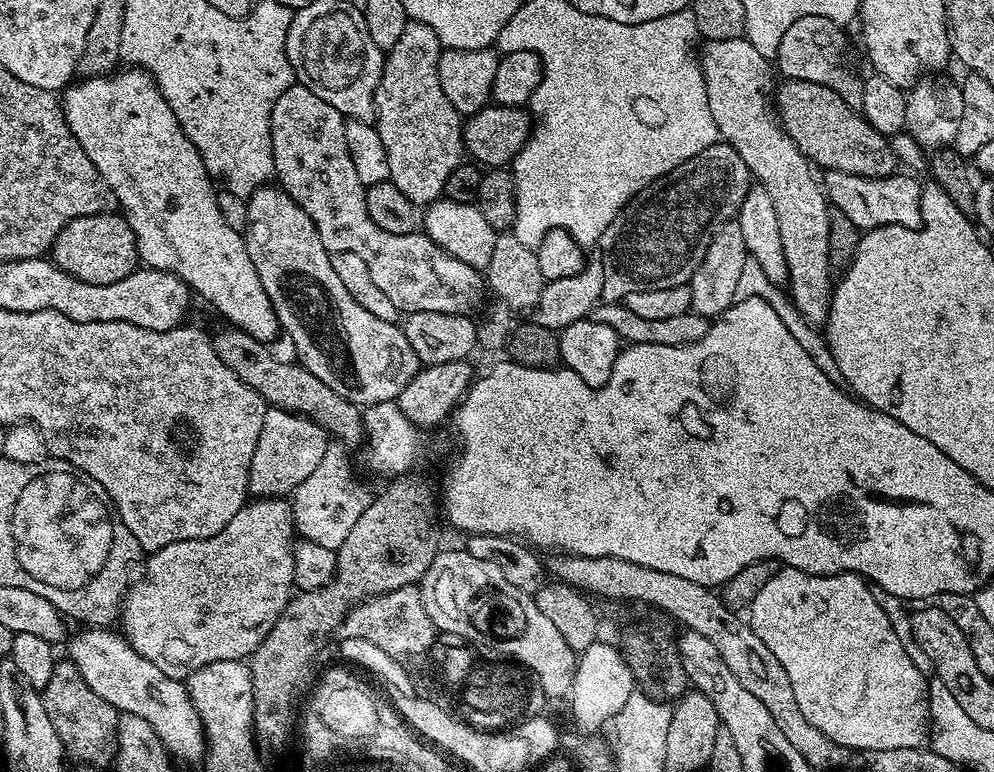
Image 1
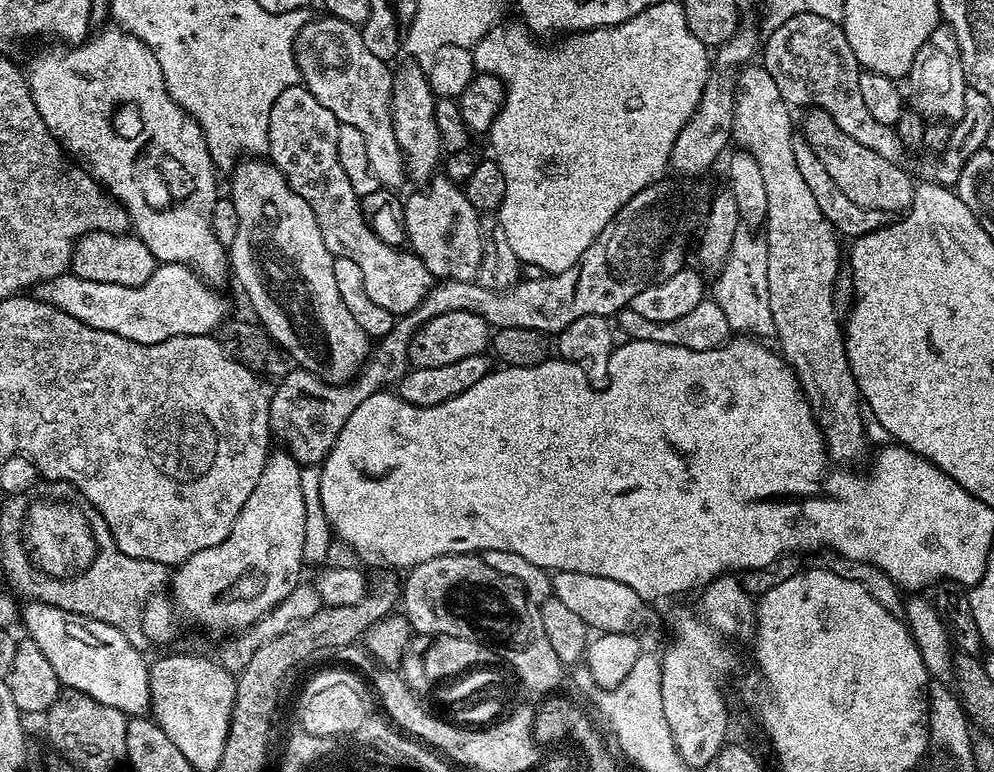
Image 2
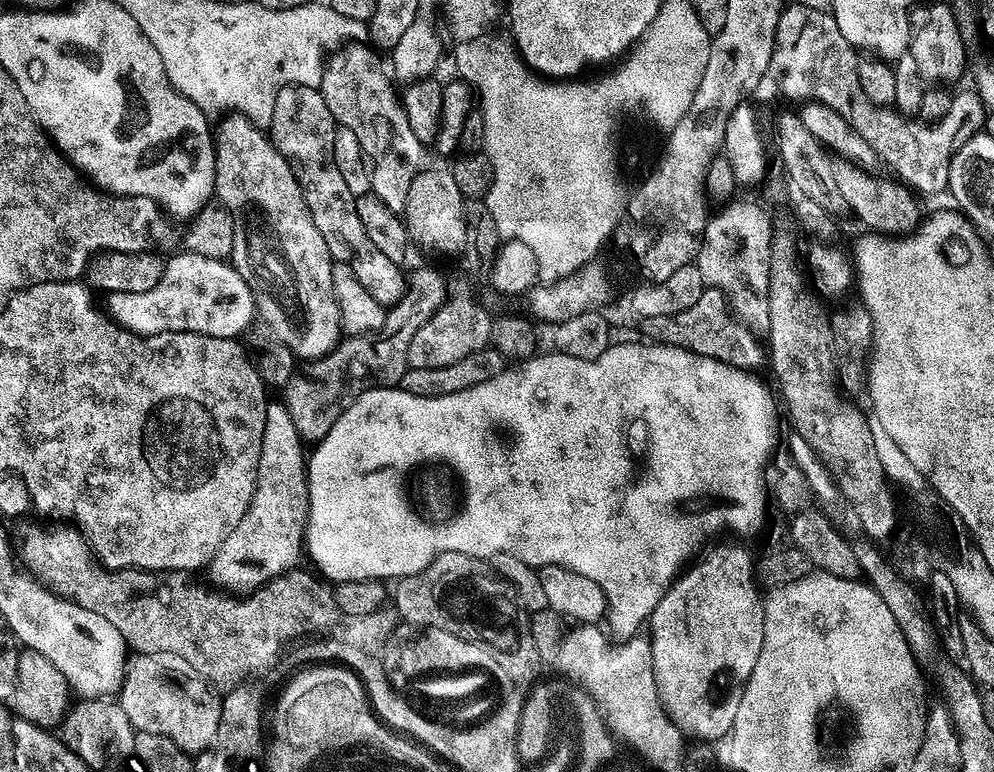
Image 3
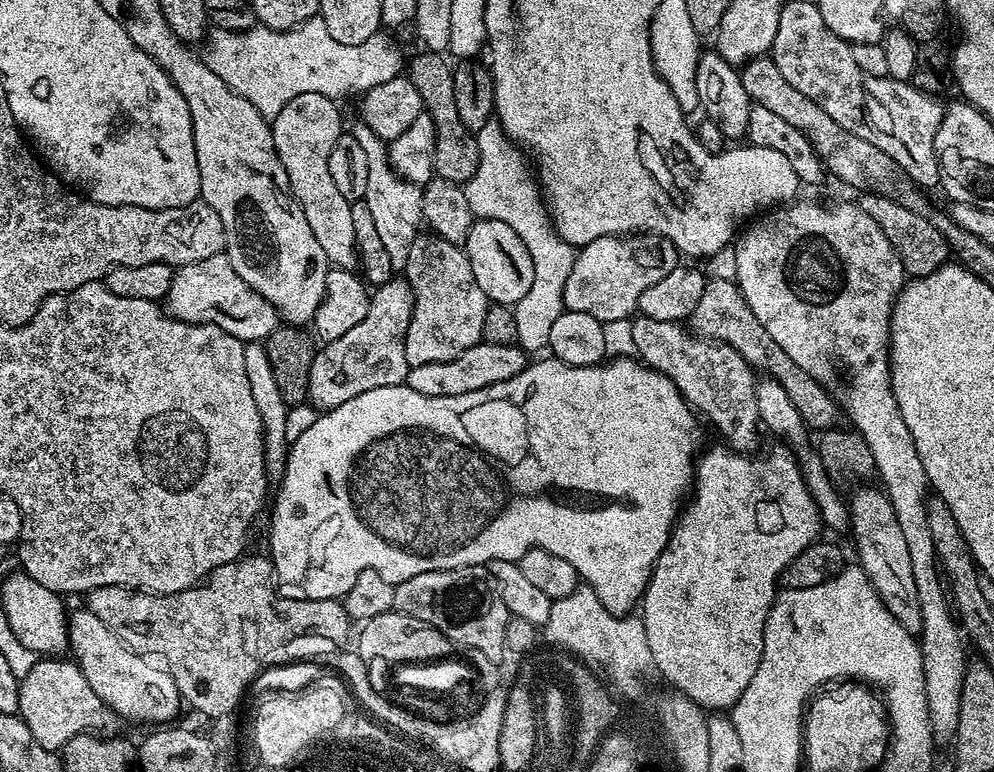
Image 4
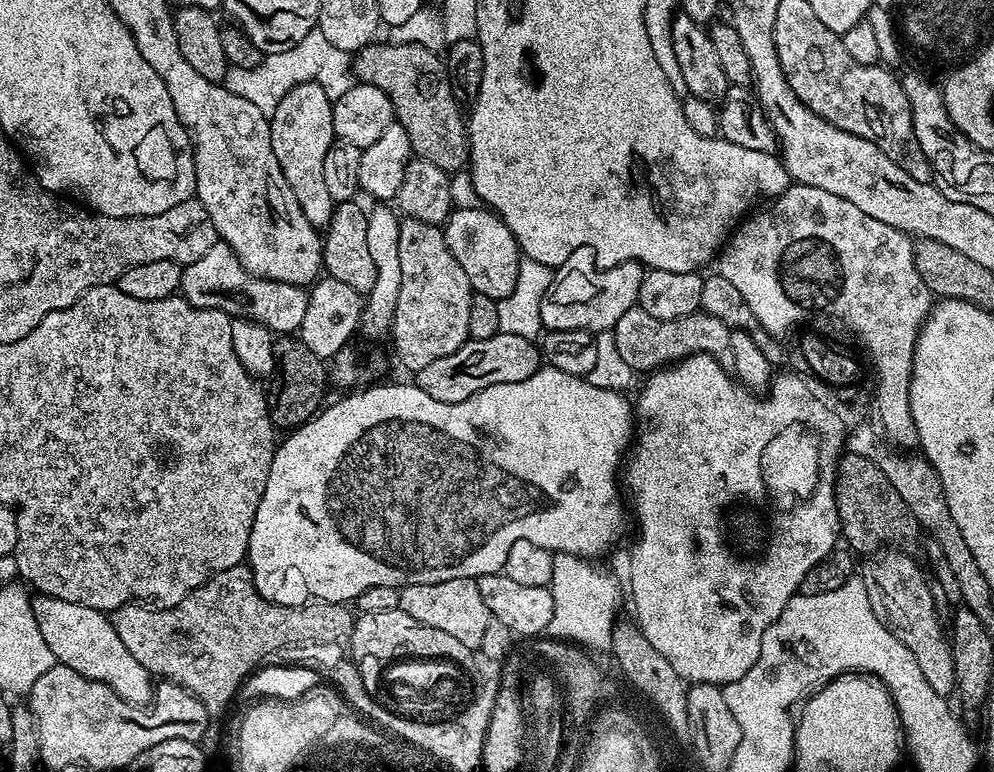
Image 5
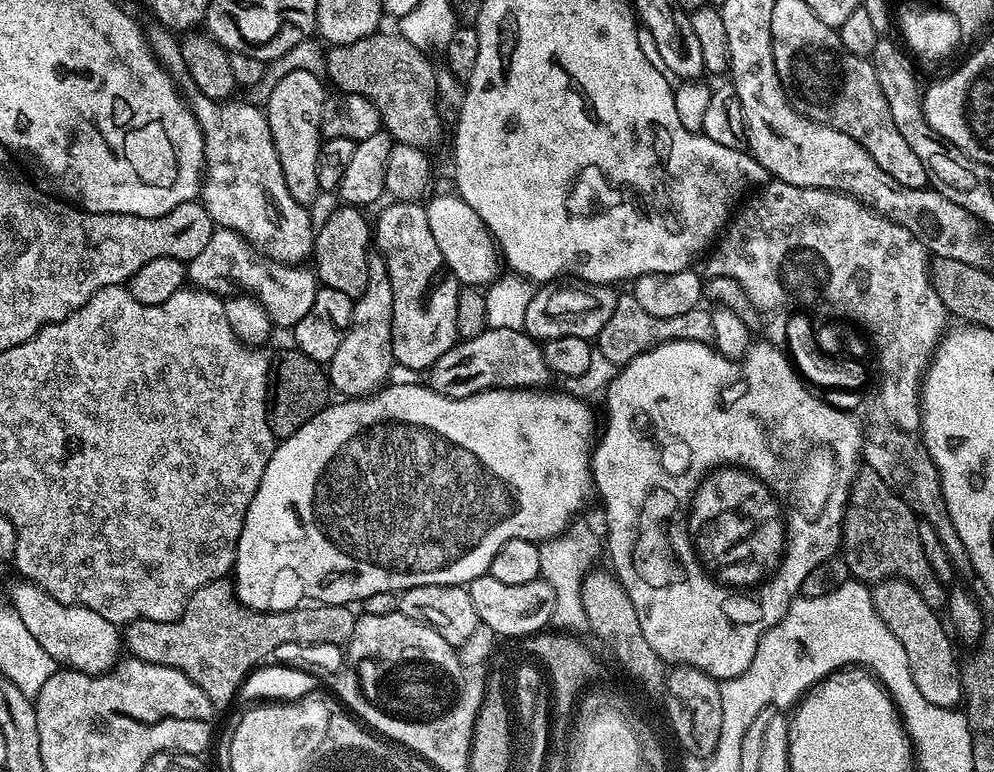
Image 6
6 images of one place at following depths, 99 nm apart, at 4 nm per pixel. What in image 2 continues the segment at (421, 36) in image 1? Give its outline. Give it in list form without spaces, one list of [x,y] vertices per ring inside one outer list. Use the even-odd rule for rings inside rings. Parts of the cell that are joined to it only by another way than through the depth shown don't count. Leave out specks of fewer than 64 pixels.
[[[408,66],[412,68],[396,68],[393,78],[392,78],[392,121],[394,122],[394,138],[398,138],[398,146],[402,150],[402,154],[404,155],[404,171],[406,173],[407,179],[409,181],[413,180],[416,186],[424,186],[427,185],[428,181],[432,179],[433,176],[437,175],[438,169],[442,164],[442,149],[440,144],[440,136],[439,136],[439,126],[436,121],[436,103],[438,101],[438,97],[435,93],[432,92],[431,86],[428,84],[428,77],[426,75],[425,69],[419,66]]]

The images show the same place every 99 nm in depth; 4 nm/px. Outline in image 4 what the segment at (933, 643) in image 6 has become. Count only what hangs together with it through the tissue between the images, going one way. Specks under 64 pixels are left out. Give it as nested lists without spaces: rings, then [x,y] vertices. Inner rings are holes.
[[[860,486],[854,500],[851,499],[850,532],[856,535],[856,552],[860,555],[859,567],[864,569],[872,583],[872,591],[877,592],[880,601],[894,614],[896,621],[906,631],[916,634],[922,626],[922,610],[918,606],[918,590],[914,590],[914,573],[910,566],[910,550],[906,547],[906,537],[902,534],[902,526],[898,526],[898,518],[894,514],[894,506],[888,501],[888,493],[876,488]]]

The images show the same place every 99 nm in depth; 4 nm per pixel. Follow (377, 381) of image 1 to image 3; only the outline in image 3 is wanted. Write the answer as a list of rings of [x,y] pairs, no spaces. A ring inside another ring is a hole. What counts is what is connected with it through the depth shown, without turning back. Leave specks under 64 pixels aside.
[[[239,114],[227,115],[214,132],[214,143],[216,146],[216,191],[215,199],[224,205],[234,222],[234,250],[230,257],[232,266],[242,275],[243,281],[250,287],[254,296],[257,315],[259,319],[274,330],[274,334],[282,339],[284,345],[304,362],[319,360],[327,356],[336,348],[342,339],[342,327],[340,324],[340,307],[338,306],[336,295],[332,289],[332,265],[334,263],[330,250],[326,250],[326,242],[322,239],[322,234],[318,234],[318,226],[314,226],[314,218],[304,201],[304,195],[300,189],[298,178],[294,178],[294,170],[282,158],[282,154],[273,146],[271,139],[266,135],[265,129],[255,128],[245,116]]]

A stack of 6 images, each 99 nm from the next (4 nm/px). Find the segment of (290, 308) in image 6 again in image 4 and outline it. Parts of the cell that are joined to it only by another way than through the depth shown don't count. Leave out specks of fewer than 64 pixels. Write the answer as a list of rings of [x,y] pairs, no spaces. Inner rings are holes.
[[[224,254],[206,258],[202,262],[179,265],[172,273],[172,285],[166,297],[166,308],[170,315],[182,322],[216,324],[222,330],[226,330],[226,334],[234,334],[234,338],[245,342],[263,342],[278,327],[276,307],[266,302],[266,298],[262,298],[254,289],[248,288],[246,282],[242,282],[242,278],[238,278],[234,266]]]

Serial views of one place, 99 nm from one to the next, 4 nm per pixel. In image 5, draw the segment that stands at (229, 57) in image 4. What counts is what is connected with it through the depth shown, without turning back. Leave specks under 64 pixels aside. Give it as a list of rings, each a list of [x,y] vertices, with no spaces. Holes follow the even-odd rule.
[[[319,30],[306,34],[302,42],[290,46],[290,50],[270,52],[264,60],[253,68],[229,67],[222,81],[224,87],[229,88],[238,98],[246,98],[246,102],[254,102],[262,114],[271,117],[274,110],[278,110],[278,102],[294,90],[294,86],[303,84],[317,84],[326,90],[326,94],[334,101],[342,98],[346,90],[350,90],[354,83],[354,64],[349,53],[338,50],[338,46],[330,46],[326,42],[326,34]]]

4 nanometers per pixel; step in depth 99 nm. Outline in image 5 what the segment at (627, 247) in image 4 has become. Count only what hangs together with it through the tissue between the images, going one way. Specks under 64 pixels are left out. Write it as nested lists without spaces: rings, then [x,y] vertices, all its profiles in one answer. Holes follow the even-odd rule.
[[[591,250],[570,254],[553,275],[547,297],[541,300],[540,317],[547,331],[586,330],[593,334],[607,333],[626,314],[637,307],[645,267],[637,260],[613,268],[597,268],[596,255]]]

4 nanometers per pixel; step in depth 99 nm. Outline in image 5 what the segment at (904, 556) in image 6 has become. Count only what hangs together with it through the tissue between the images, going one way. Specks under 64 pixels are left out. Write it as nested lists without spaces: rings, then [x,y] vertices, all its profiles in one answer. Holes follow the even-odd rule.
[[[850,451],[841,455],[836,467],[836,509],[840,519],[840,531],[844,540],[853,553],[875,554],[889,546],[908,546],[919,536],[922,536],[920,523],[910,514],[910,506],[902,502],[898,490],[870,462],[870,458],[859,456]]]

